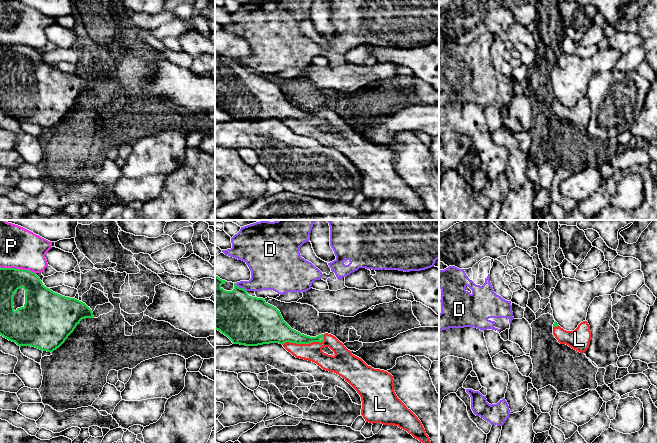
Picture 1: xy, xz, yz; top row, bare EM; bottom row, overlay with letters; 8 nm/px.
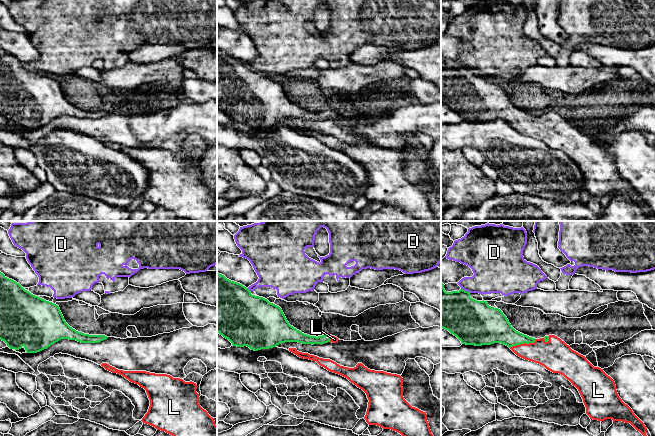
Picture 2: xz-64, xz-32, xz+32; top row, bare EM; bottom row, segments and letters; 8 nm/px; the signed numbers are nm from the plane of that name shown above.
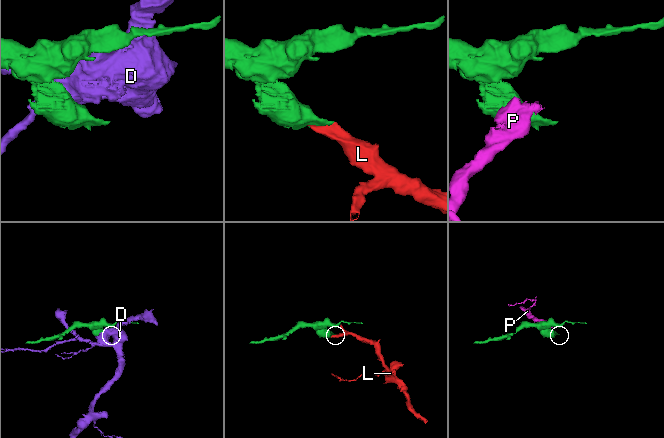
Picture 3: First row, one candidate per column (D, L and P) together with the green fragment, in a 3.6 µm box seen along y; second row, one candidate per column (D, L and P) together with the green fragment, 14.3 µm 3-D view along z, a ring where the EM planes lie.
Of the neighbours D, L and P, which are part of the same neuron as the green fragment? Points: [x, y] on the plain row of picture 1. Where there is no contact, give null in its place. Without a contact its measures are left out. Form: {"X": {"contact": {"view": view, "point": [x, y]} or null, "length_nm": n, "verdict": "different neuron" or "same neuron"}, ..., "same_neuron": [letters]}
{"D": {"contact": {"view": "xz", "point": [241, 64]}, "length_nm": 120, "verdict": "different neuron"}, "L": {"contact": {"view": "xz", "point": [305, 119]}, "length_nm": 360, "verdict": "same neuron"}, "P": {"contact": {"view": "xy", "point": [18, 45]}, "length_nm": 300, "verdict": "different neuron"}, "same_neuron": ["L"]}

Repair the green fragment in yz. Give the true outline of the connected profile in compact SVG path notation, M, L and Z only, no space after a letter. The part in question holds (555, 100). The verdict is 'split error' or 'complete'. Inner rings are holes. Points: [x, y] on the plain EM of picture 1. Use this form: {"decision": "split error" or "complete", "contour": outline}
{"decision": "split error", "contour": "M555 97L553 111L560 120L566 120L580 129L584 129L590 121L591 107L587 97L581 98L574 107L564 106Z"}

